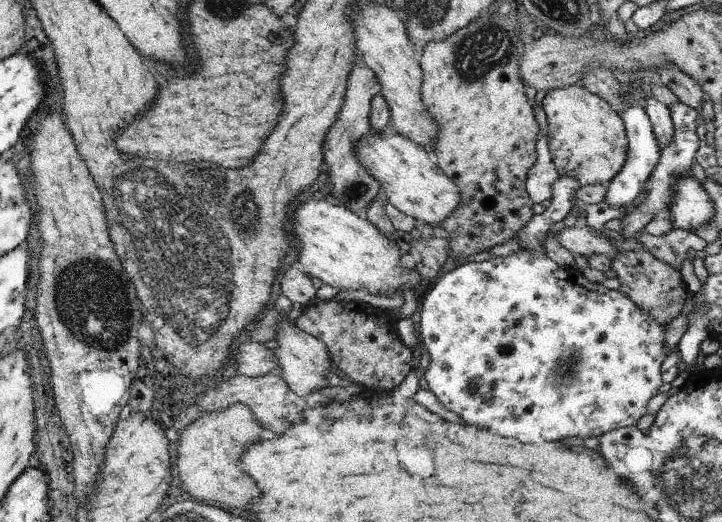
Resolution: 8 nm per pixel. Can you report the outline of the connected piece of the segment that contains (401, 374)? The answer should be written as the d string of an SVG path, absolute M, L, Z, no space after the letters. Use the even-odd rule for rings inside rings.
M314 297L294 324L309 335L324 341L331 360L354 383L378 390L396 390L417 367L417 352L407 347L396 329L397 319L386 309L355 301L323 301Z

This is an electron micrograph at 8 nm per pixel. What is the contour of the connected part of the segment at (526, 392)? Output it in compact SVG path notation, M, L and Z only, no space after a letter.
M520 249L505 257L494 257L479 263L464 262L454 270L444 273L438 283L425 297L420 297L420 307L415 318L421 338L421 345L430 356L426 370L421 372L422 380L428 384L432 394L445 406L456 413L466 424L477 426L506 438L515 438L521 443L547 443L563 441L568 436L578 438L600 438L610 431L631 427L646 413L646 404L654 398L662 386L661 366L668 356L664 351L666 327L650 313L643 311L627 294L620 290L608 289L602 283L588 281L575 266L563 267L545 254L533 255Z

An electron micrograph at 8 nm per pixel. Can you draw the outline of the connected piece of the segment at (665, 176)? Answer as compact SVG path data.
M676 101L669 108L673 125L674 125L674 136L672 142L666 146L666 148L661 152L659 163L656 168L652 171L649 179L645 182L647 196L645 197L645 202L631 213L626 213L627 216L624 220L621 220L625 226L624 235L615 235L620 241L626 240L627 237L634 236L637 239L637 234L640 231L644 231L644 227L653 220L654 216L662 210L669 210L673 199L673 184L675 183L675 178L680 175L685 175L688 173L692 174L692 162L694 162L694 157L696 151L699 149L701 142L696 135L696 127L698 125L698 120L700 117L700 112L694 110L691 106L684 104L683 102Z

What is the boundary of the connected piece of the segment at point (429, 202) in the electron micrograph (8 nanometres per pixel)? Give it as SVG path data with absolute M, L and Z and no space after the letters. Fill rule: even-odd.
M392 130L384 133L372 132L368 138L363 138L357 145L357 157L368 169L368 172L380 181L382 191L387 196L387 202L401 210L404 214L422 220L426 226L436 226L447 220L460 206L461 192L456 183L436 164L433 155L424 147L402 137Z

